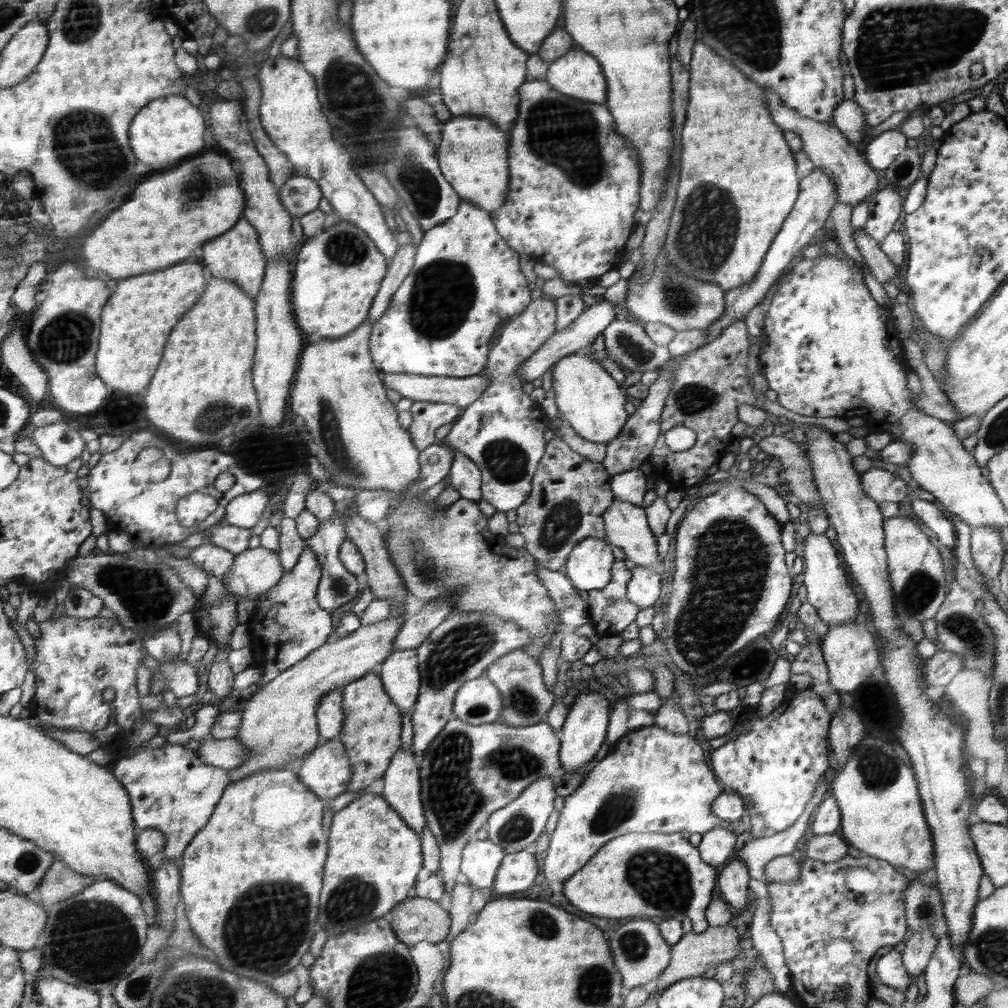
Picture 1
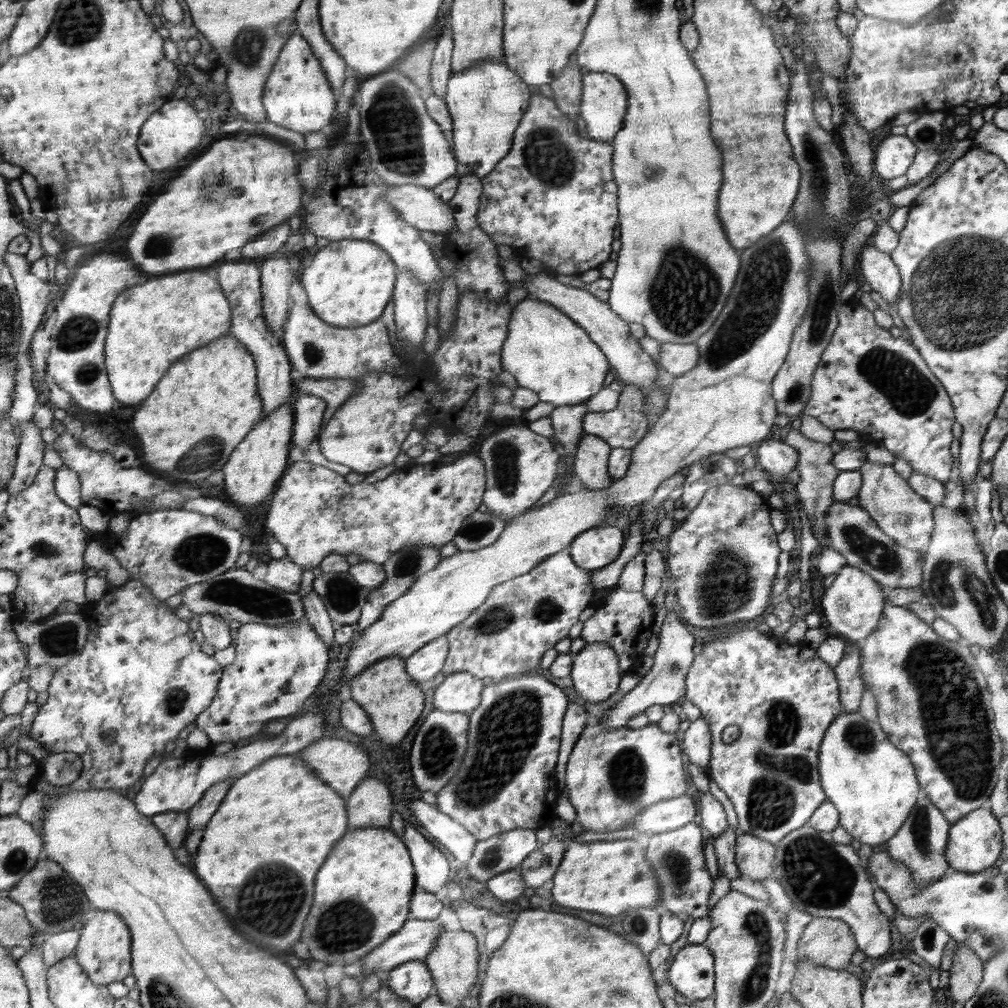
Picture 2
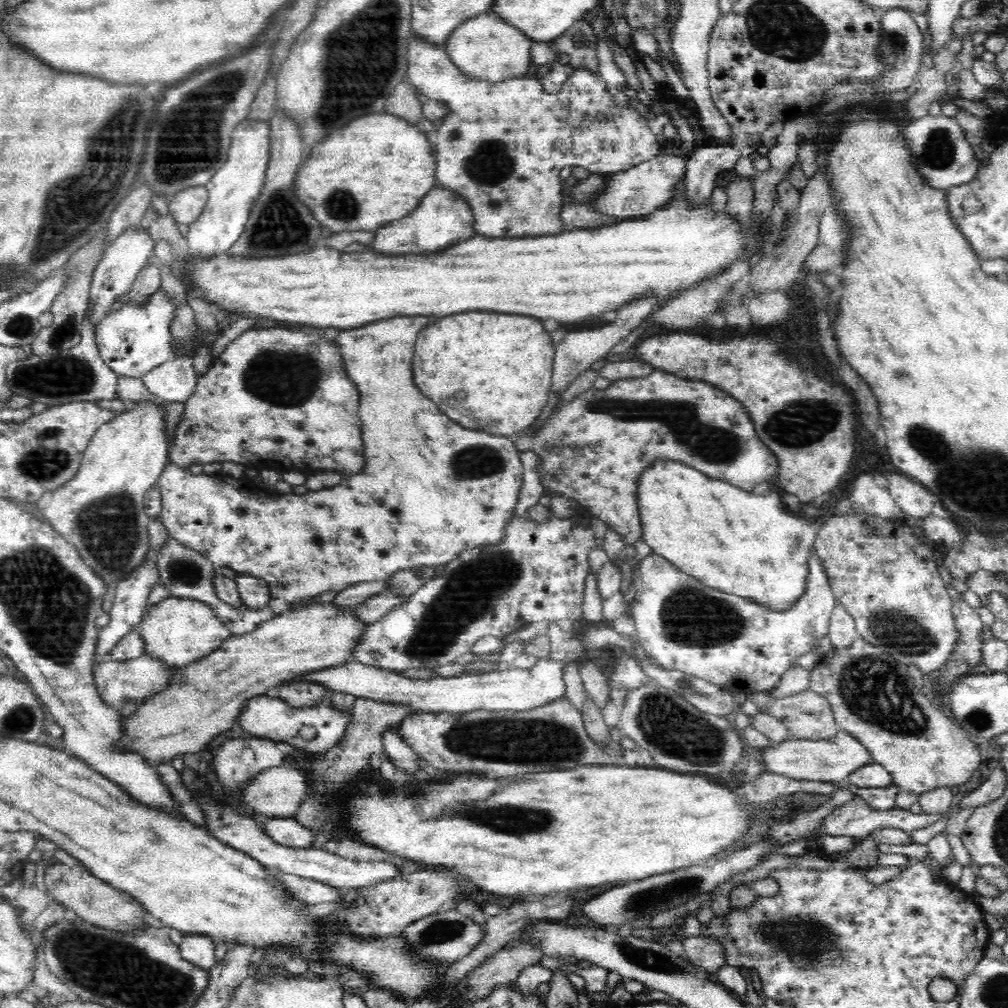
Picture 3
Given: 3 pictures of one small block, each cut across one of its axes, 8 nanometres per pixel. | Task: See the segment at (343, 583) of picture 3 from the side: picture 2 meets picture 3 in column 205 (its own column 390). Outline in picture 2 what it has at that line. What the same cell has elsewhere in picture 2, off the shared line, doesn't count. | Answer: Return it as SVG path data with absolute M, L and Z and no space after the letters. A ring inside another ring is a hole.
M476 451L464 454L451 464L430 459L427 464L412 464L394 470L386 478L372 484L362 481L354 486L329 467L298 461L286 470L281 485L268 504L265 511L268 512L266 528L285 546L287 557L303 570L313 570L320 566L330 554L346 557L350 553L360 555L365 561L384 566L392 554L403 550L406 545L434 545L435 548L441 548L442 545L452 541L462 527L463 521L477 510L483 509L481 506L484 505L487 482L484 464Z

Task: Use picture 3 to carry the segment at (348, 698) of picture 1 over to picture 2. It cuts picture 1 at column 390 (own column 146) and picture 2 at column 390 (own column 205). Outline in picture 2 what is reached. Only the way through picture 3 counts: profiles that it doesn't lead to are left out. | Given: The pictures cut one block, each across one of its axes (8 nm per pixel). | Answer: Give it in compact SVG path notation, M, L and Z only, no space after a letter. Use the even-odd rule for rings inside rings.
M400 656L382 658L350 682L345 696L354 699L373 720L374 734L380 742L398 746L411 732L410 728L422 714L424 694L414 684L407 670L407 663Z

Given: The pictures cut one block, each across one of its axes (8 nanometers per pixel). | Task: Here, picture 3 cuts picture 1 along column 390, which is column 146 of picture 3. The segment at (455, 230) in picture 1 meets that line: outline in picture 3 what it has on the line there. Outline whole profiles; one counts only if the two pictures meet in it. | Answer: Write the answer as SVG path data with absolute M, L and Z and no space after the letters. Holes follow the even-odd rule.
M157 290L143 305L129 302L106 313L95 328L95 342L102 360L117 375L140 379L155 367L168 362L172 356L169 323L172 322L174 310L176 305L172 304L172 297Z

